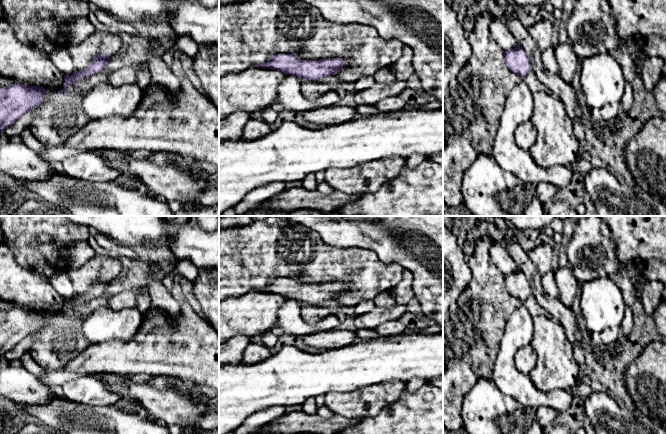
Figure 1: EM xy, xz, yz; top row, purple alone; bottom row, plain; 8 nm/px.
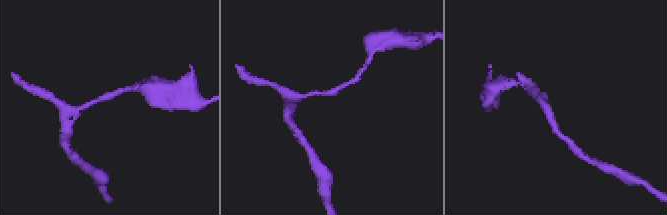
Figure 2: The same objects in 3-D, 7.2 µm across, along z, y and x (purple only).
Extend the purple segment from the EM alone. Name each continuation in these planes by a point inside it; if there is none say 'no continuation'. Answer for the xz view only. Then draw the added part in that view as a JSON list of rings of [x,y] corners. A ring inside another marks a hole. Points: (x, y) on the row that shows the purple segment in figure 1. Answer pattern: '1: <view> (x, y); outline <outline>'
no continuation

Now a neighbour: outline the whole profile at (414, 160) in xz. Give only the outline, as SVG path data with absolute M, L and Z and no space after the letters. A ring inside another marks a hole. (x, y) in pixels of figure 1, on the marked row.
M419 154L412 155L408 158L406 158L406 166L413 168L413 167L416 167L417 165L419 165L424 160L425 160L425 156L423 156L423 155L419 155Z

